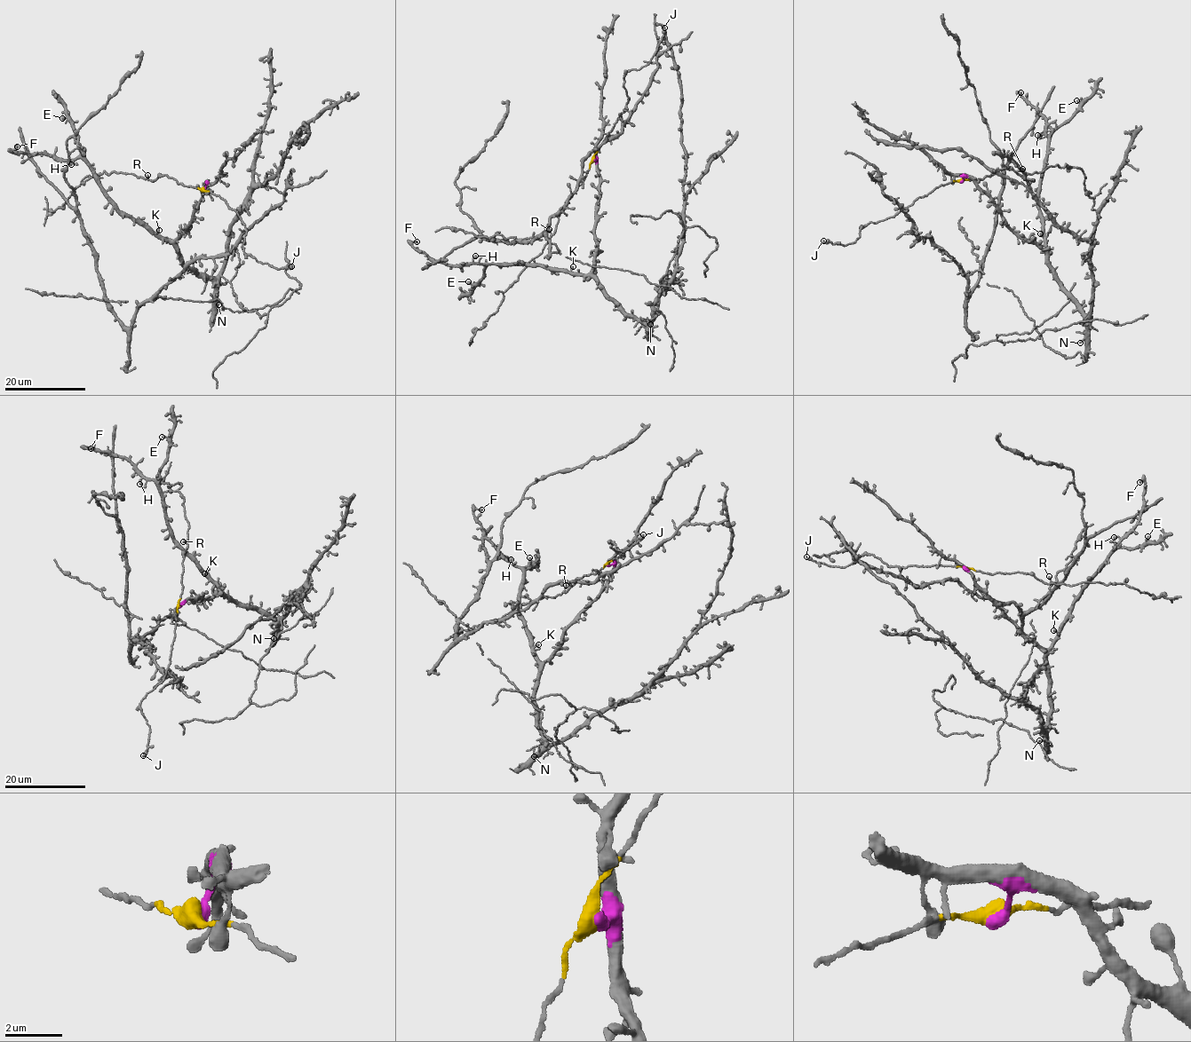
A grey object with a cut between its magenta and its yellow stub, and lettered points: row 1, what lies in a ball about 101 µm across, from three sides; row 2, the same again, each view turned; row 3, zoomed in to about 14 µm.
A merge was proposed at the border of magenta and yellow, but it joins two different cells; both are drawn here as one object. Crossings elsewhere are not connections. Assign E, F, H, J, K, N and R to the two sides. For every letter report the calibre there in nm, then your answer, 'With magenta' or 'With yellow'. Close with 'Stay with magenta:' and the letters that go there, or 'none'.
E: Thickness 360 nm. With magenta
F: Thickness 240 nm. With magenta
H: Thickness 360 nm. With magenta
J: Thickness 280 nm. With yellow
K: Thickness 380 nm. With magenta
N: Thickness 110 nm. With magenta
R: Thickness 280 nm. With yellow
Stay with magenta: E, F, H, K, N

